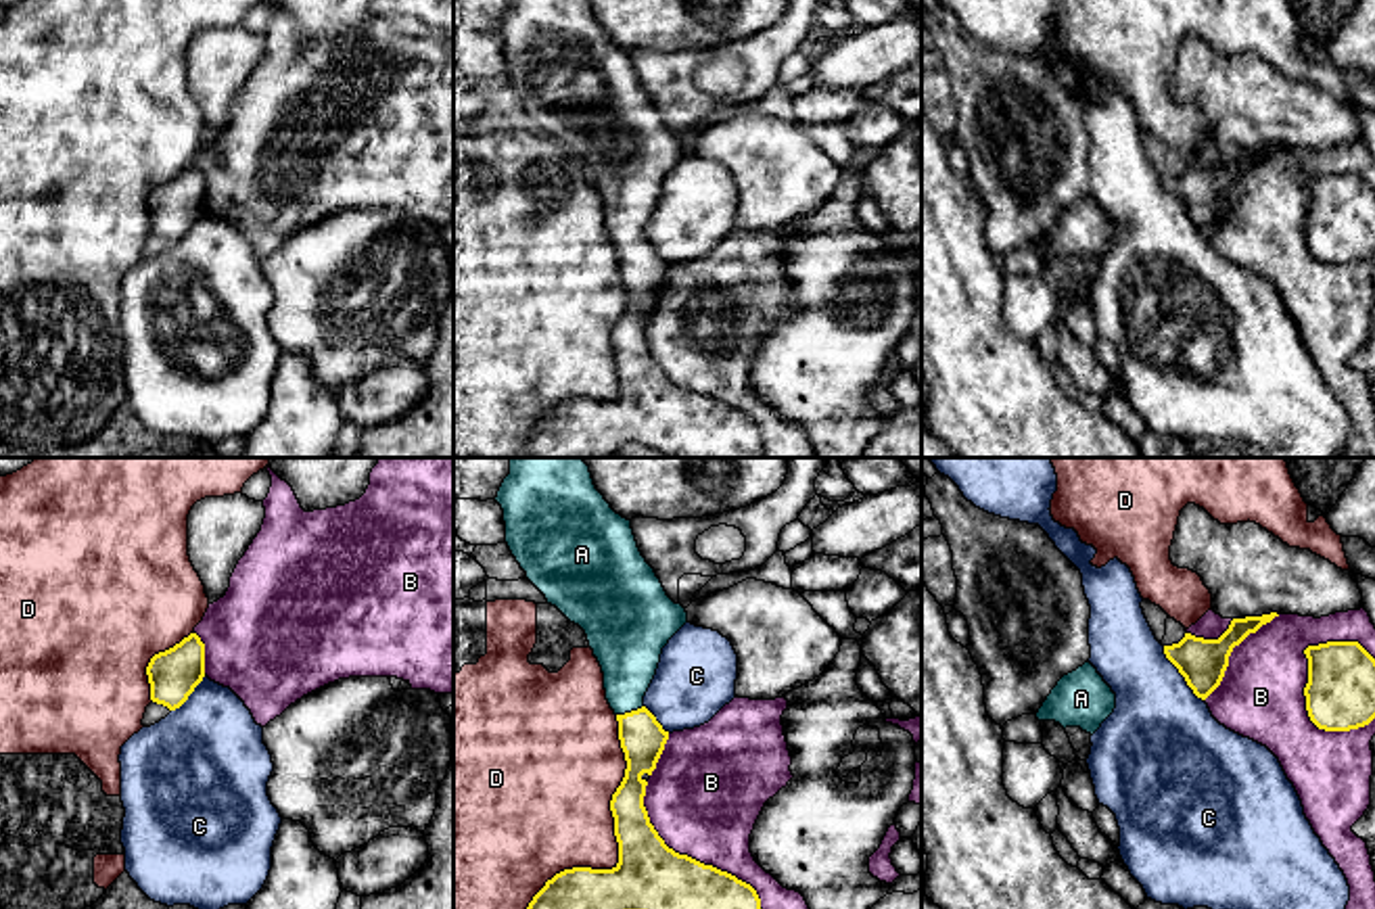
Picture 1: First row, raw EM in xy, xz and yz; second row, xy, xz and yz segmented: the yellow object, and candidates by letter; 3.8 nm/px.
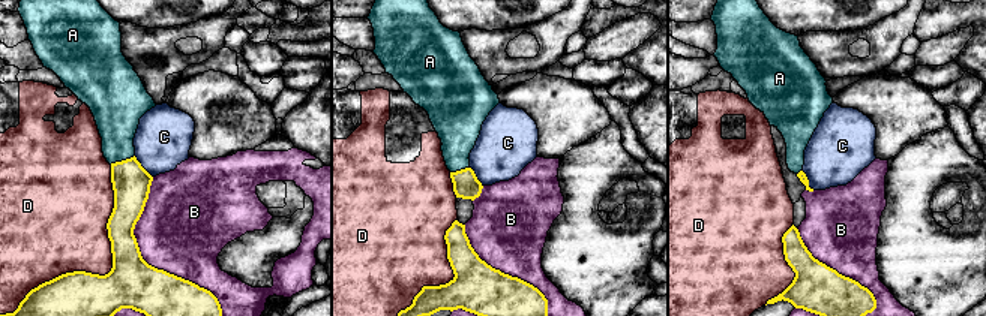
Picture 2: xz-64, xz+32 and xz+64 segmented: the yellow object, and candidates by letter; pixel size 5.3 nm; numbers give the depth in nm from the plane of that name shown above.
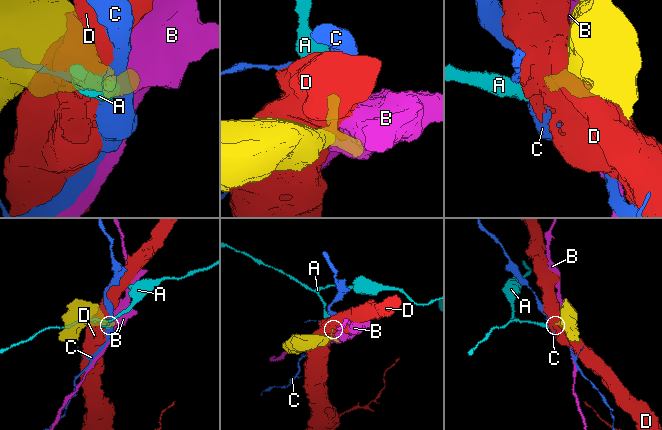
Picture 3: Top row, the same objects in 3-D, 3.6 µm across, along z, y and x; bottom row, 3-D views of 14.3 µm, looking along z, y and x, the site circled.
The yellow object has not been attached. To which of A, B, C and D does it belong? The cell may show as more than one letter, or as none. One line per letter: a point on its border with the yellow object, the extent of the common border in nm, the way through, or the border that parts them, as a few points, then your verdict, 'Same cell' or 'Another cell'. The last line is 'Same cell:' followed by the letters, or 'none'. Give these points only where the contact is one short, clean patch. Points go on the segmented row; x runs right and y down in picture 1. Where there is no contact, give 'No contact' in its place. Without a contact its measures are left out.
A: Touches yellow at xz (632, 711). Shared border 110 nm. Path across: xz (642, 738), (632, 711), (627, 646). Same cell
B: Touches yellow at yz (1309, 713). Shared border 400 nm. Another cell
C: Touches yellow at yz (1179, 671). Shared border 260 nm. Another cell
D: Touches yellow at xz (615, 834). Shared border 800 nm. Another cell
Same cell: A

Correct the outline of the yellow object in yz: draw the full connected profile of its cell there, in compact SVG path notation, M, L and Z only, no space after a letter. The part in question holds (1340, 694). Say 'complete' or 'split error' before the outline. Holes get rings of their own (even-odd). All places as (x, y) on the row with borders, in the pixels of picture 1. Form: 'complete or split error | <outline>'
complete | M1358 642L1308 646L1304 687L1310 721L1325 731L1350 731L1375 719L1375 658Z

